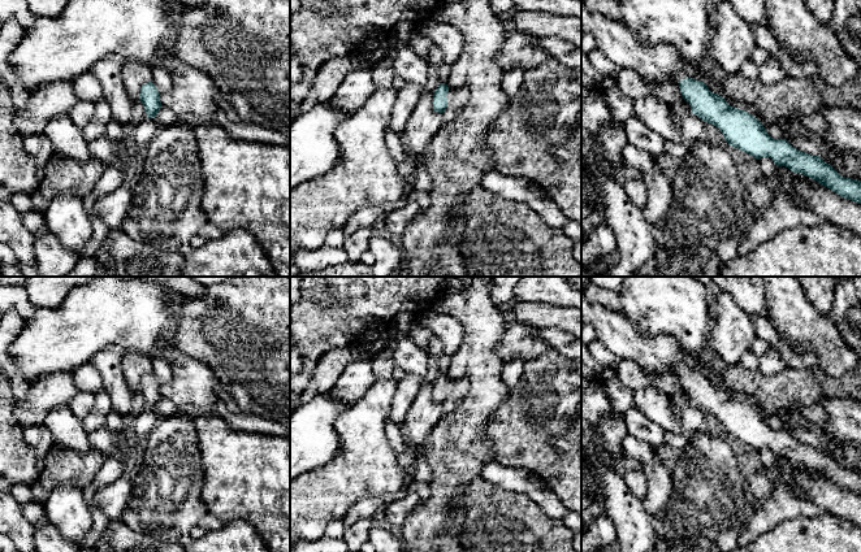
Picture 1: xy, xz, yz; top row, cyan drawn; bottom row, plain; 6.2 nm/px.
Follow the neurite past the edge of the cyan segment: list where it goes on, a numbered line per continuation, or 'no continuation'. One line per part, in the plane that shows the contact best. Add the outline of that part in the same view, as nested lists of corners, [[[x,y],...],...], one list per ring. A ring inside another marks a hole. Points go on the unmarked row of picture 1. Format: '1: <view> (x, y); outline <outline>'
1: xz (457, 388); outline [[[466,377],[449,379],[446,388],[447,388],[447,399],[442,404],[445,414],[453,412],[459,405],[462,397],[468,390],[468,379]]]

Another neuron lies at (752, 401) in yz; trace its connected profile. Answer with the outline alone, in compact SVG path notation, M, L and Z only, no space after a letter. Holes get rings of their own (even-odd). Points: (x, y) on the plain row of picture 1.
M724 388L724 391L727 392L728 396L734 397L734 399L737 399L737 400L741 400L741 401L745 401L748 403L749 405L752 405L753 408L756 408L761 414L762 417L766 420L766 418L770 418L773 416L776 416L776 413L771 413L771 414L767 414L762 410L762 408L758 405L757 400L745 395L745 394L741 394L741 392L735 392L732 390L727 390Z

